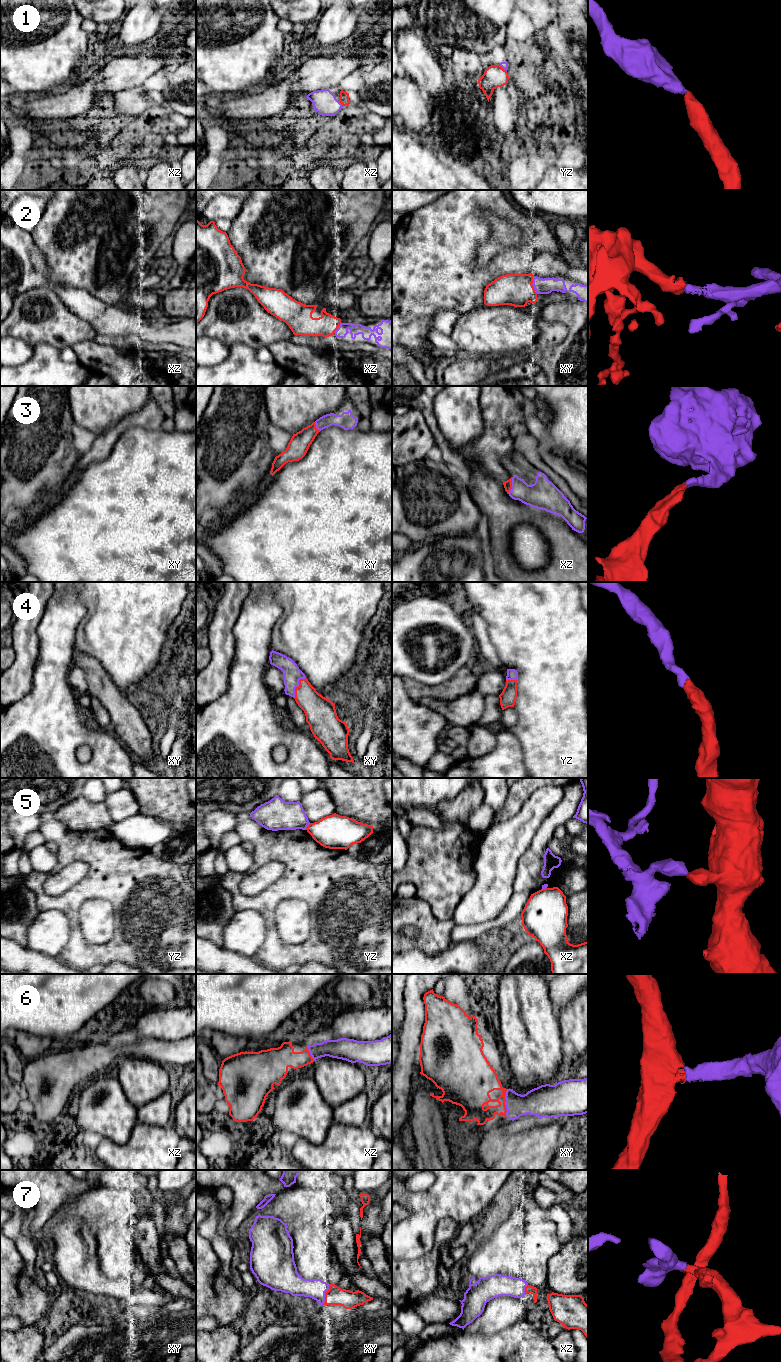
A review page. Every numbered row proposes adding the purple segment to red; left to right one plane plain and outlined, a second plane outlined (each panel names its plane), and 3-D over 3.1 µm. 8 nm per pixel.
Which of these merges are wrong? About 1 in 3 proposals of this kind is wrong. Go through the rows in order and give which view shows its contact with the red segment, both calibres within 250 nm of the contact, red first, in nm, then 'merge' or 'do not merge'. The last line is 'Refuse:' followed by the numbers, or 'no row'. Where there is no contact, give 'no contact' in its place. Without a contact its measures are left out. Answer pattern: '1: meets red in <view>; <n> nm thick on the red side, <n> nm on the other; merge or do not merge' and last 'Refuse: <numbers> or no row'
1: meets red in xz; 80 nm thick on the red side, 190 nm on the other; merge
2: meets red in xy; 260 nm thick on the red side, 130 nm on the other; merge
3: meets red in xz; 70 nm thick on the red side, 220 nm on the other; merge
4: meets red in xy; 220 nm thick on the red side, 140 nm on the other; merge
5: meets red in yz; 280 nm thick on the red side, 240 nm on the other; do not merge
6: meets red in xy; 240 nm thick on the red side, 200 nm on the other; merge
7: meets red in xy; 150 nm thick on the red side, 160 nm on the other; merge
Refuse: 5

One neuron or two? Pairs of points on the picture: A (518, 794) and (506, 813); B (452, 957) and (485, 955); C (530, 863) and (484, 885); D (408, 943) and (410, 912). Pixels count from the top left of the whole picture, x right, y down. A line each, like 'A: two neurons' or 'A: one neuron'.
A: one neuron
B: one neuron
C: two neurons
D: one neuron

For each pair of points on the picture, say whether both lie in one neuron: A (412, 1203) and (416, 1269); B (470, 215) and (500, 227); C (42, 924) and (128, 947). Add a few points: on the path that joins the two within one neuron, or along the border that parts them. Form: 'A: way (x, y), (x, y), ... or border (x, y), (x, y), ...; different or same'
A: border (433, 1243), (423, 1255), (402, 1260); different
B: border (514, 225), (485, 212), (491, 237), (480, 245); different
C: border (62, 911), (69, 921), (70, 937), (59, 953); different

